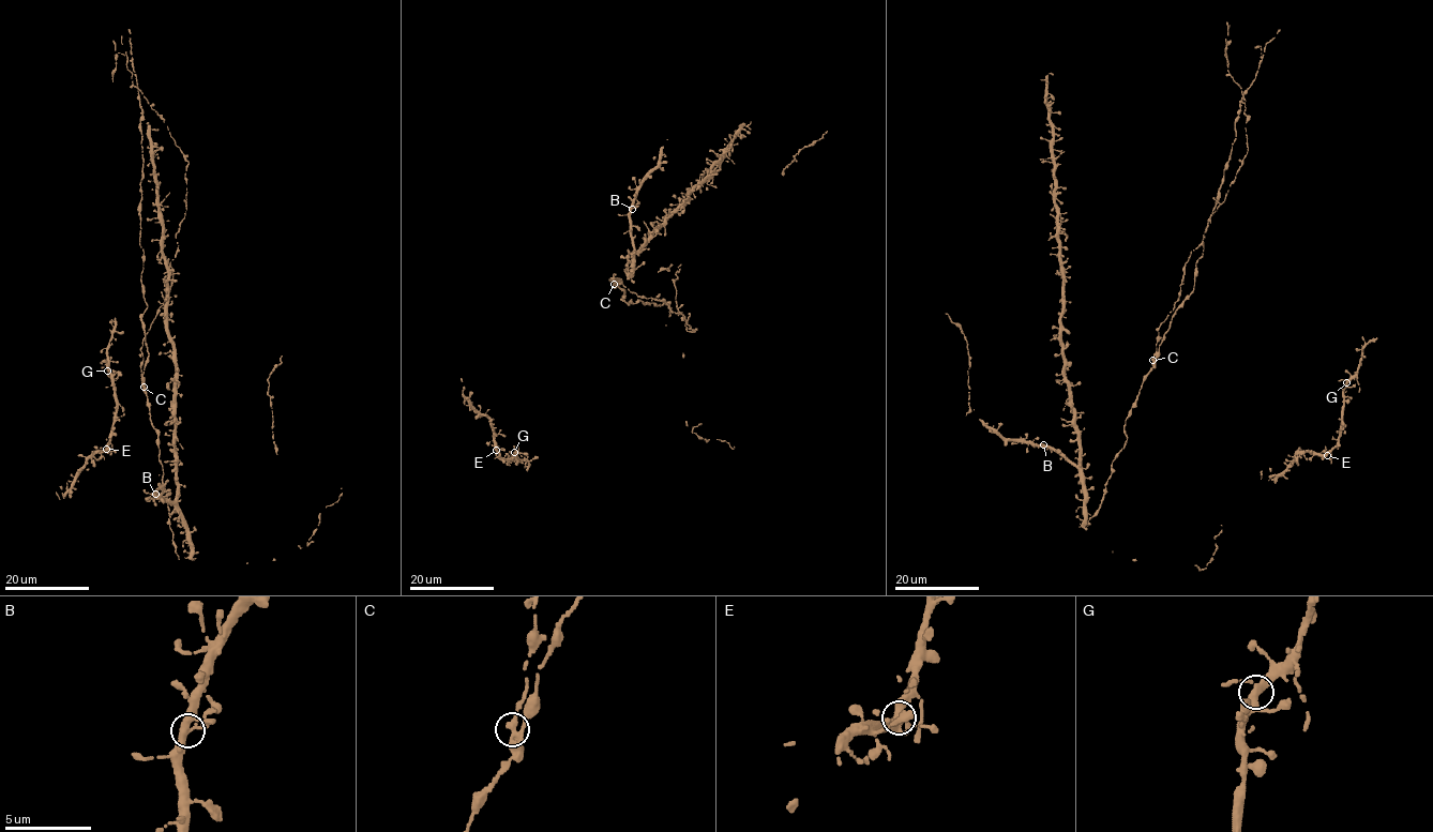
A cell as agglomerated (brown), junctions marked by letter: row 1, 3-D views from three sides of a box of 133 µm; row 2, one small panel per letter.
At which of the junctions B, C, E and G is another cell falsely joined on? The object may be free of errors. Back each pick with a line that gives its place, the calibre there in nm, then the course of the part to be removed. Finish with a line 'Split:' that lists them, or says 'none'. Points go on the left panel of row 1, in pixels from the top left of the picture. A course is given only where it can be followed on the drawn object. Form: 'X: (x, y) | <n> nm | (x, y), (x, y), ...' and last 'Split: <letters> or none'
C: (144, 387) | 360 nm
Split: C

